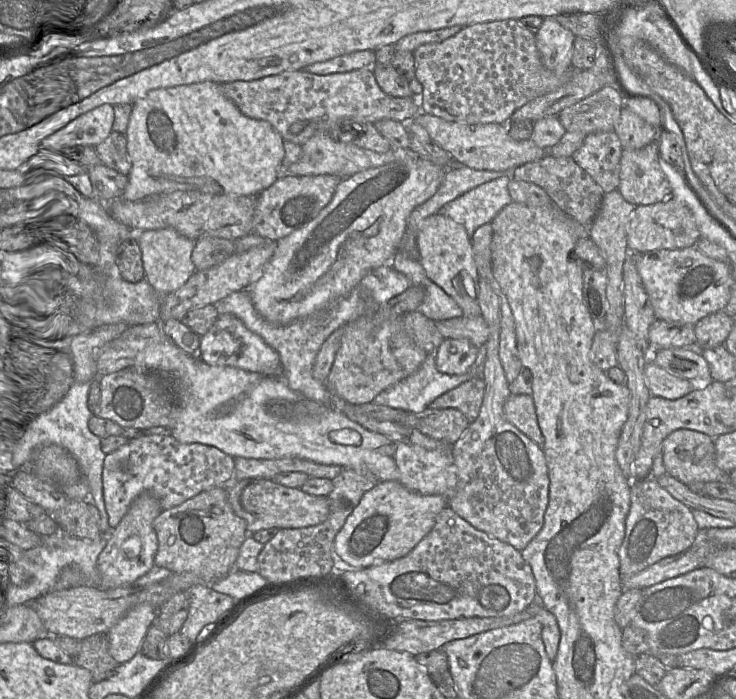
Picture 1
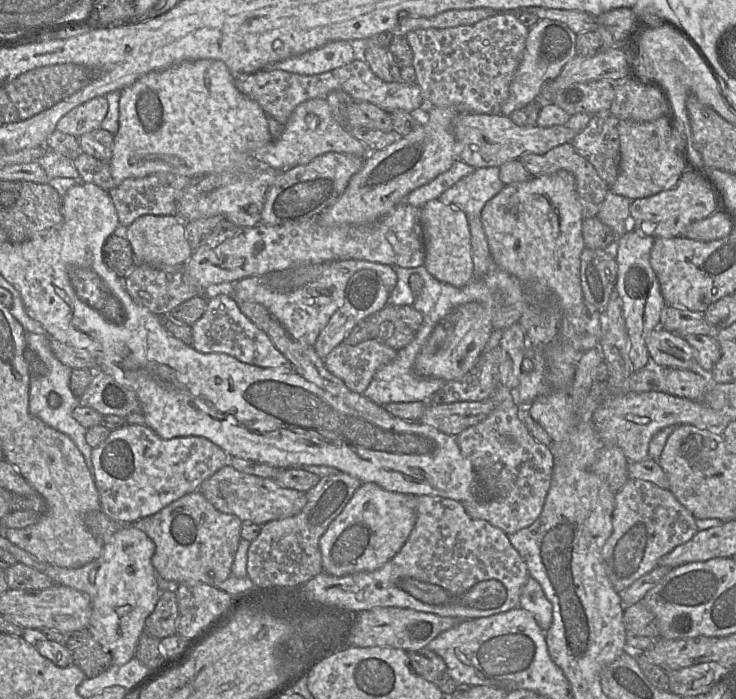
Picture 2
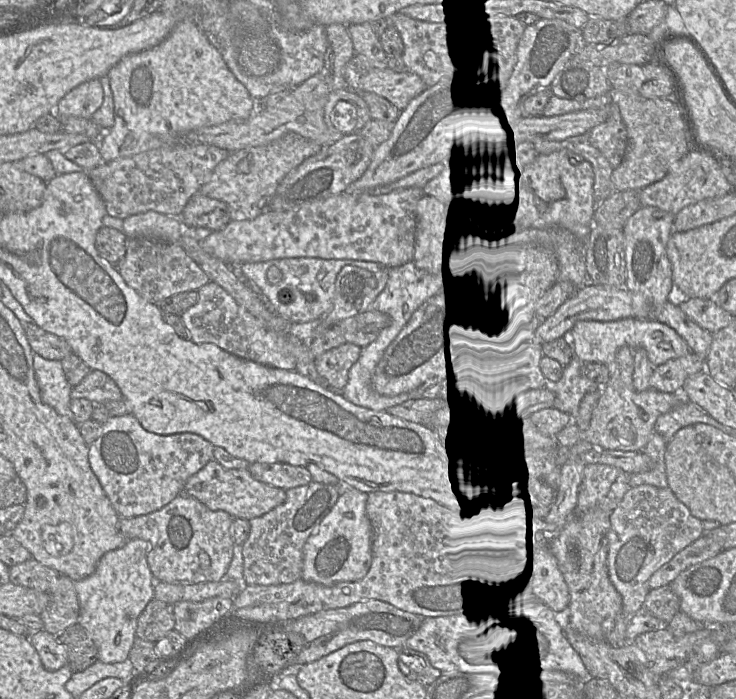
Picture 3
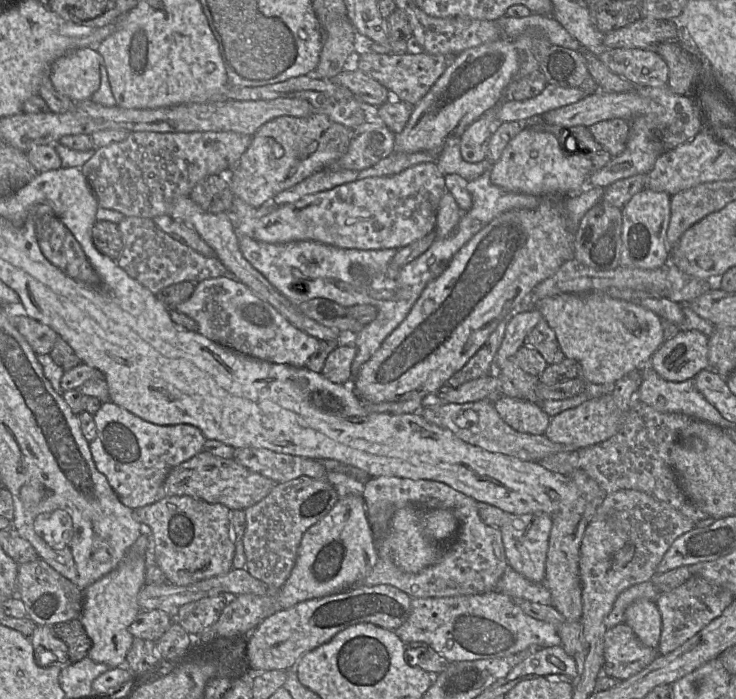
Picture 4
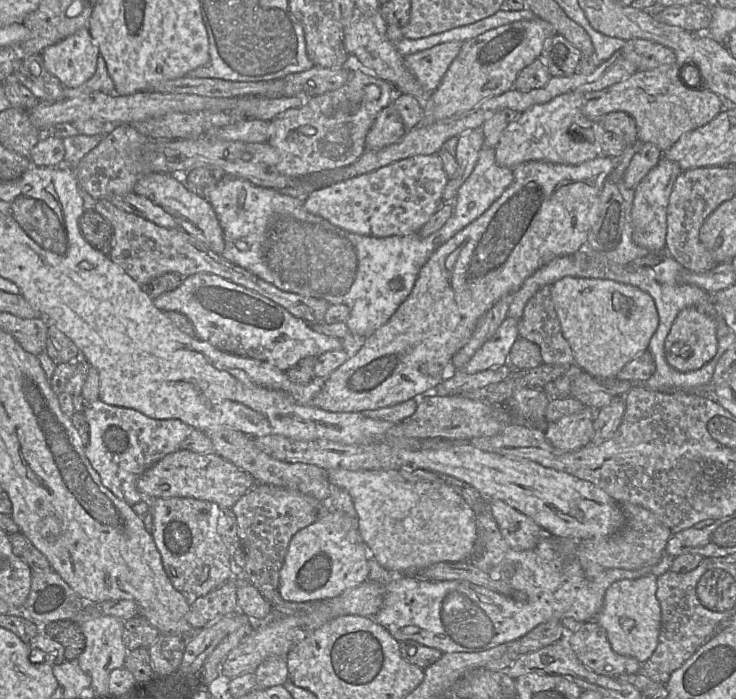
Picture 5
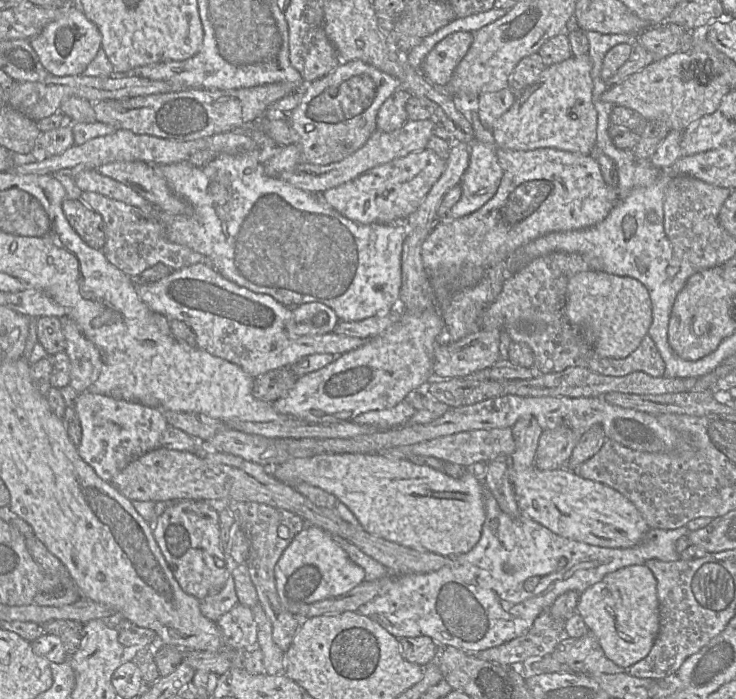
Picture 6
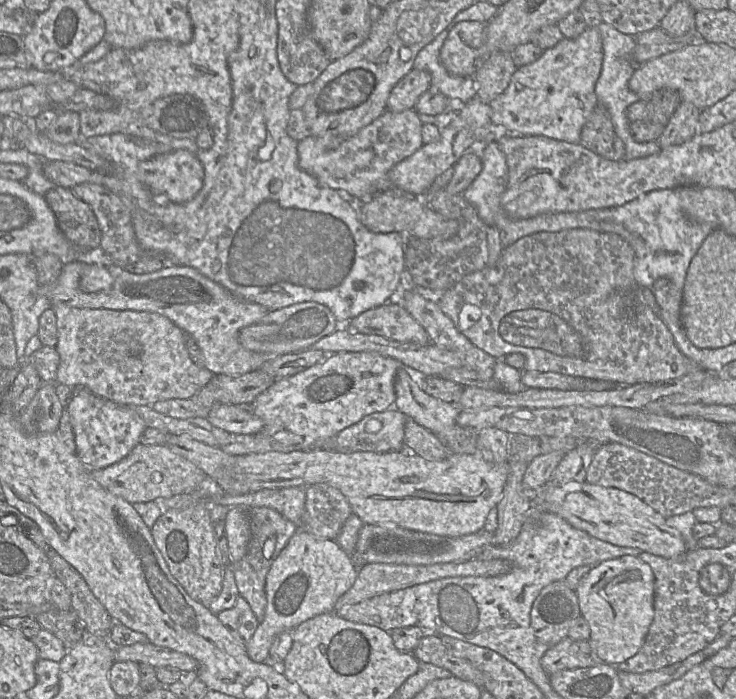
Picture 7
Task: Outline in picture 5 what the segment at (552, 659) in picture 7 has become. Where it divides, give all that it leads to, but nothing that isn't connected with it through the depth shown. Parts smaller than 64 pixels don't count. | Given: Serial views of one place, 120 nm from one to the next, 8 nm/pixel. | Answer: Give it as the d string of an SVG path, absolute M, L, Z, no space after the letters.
M596 621L581 624L575 633L570 633L568 639L579 661L597 674L620 677L639 672L642 663L634 657L616 653L605 629Z

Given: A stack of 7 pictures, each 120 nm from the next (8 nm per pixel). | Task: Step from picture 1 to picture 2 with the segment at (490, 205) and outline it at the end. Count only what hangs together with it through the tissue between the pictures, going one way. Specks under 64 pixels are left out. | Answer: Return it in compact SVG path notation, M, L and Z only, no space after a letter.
M477 168L444 191L439 199L446 205L462 210L467 216L481 216L485 204L503 187L499 168Z

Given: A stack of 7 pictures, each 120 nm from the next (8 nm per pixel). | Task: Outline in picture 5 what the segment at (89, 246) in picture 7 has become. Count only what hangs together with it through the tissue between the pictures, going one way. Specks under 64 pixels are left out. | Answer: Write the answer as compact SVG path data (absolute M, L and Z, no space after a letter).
M86 210L78 223L85 240L109 256L114 246L114 230L110 222L96 211Z

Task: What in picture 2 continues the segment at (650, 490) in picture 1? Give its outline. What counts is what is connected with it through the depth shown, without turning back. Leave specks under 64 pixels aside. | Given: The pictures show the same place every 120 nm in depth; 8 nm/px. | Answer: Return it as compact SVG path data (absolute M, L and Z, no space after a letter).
M629 479L615 493L613 531L602 551L606 573L615 591L621 593L653 570L663 556L692 539L698 532L695 520L669 489L650 481Z

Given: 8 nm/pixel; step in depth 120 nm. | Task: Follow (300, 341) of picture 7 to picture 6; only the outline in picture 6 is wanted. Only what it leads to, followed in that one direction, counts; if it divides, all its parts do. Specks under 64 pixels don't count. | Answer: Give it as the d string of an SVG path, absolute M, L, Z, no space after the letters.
M319 302L302 304L292 308L293 334L314 336L333 332L340 322L333 309Z

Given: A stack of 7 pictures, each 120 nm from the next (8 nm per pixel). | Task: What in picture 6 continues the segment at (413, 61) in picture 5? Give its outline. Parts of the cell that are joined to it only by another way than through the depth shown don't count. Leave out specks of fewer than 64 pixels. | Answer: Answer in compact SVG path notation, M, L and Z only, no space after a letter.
M456 32L440 41L425 57L421 71L432 84L446 86L474 41L474 33Z

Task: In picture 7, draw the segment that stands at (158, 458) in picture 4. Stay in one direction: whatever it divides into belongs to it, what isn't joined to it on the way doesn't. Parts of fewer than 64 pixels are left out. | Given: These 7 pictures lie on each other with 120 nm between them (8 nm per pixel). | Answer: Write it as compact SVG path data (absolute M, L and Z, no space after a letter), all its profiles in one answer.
M75 388L75 394L67 410L75 438L75 453L86 467L98 470L115 464L140 444L147 426L133 409L96 396L87 388Z

